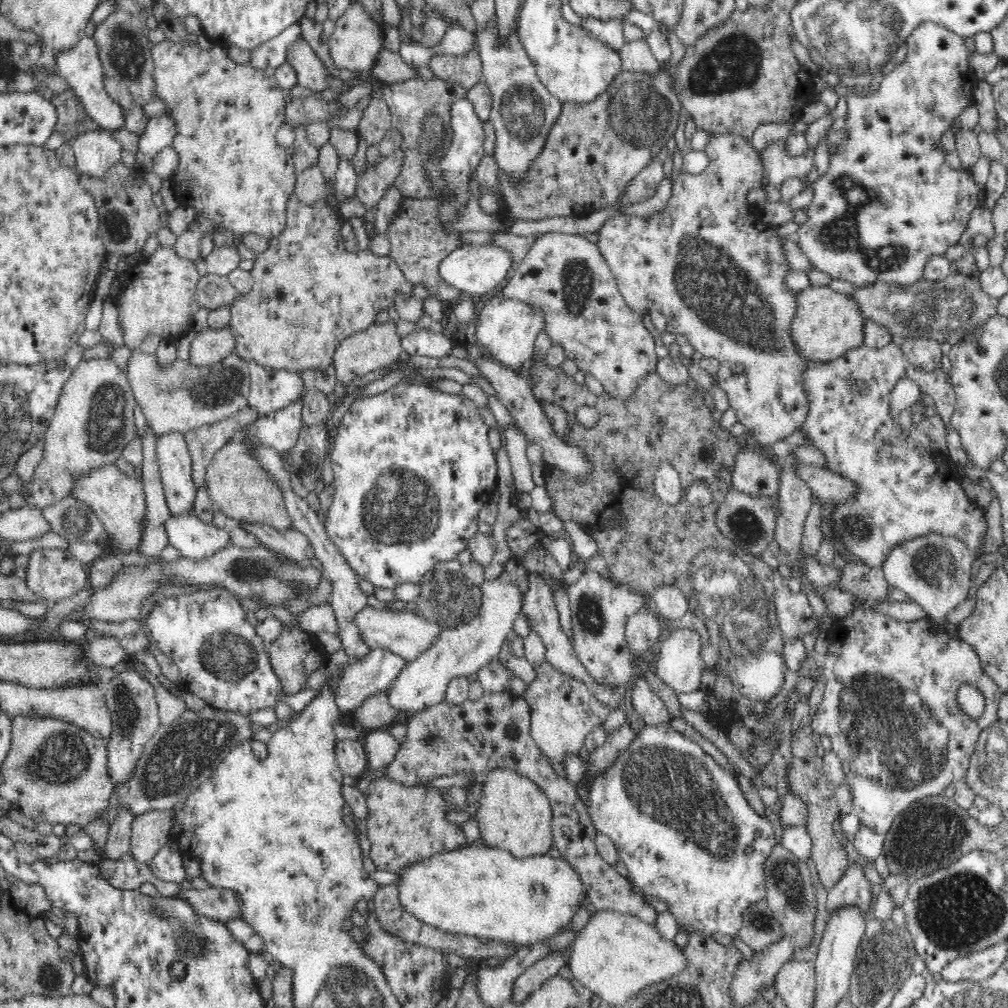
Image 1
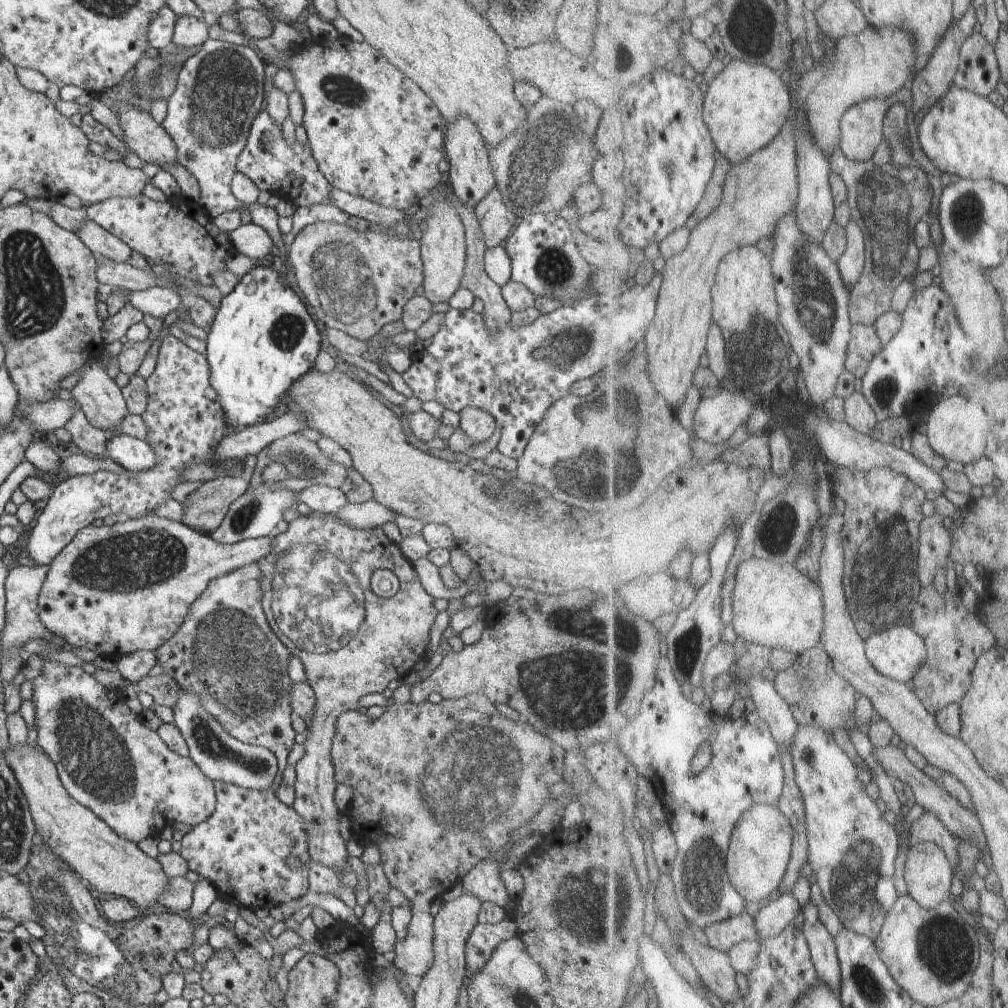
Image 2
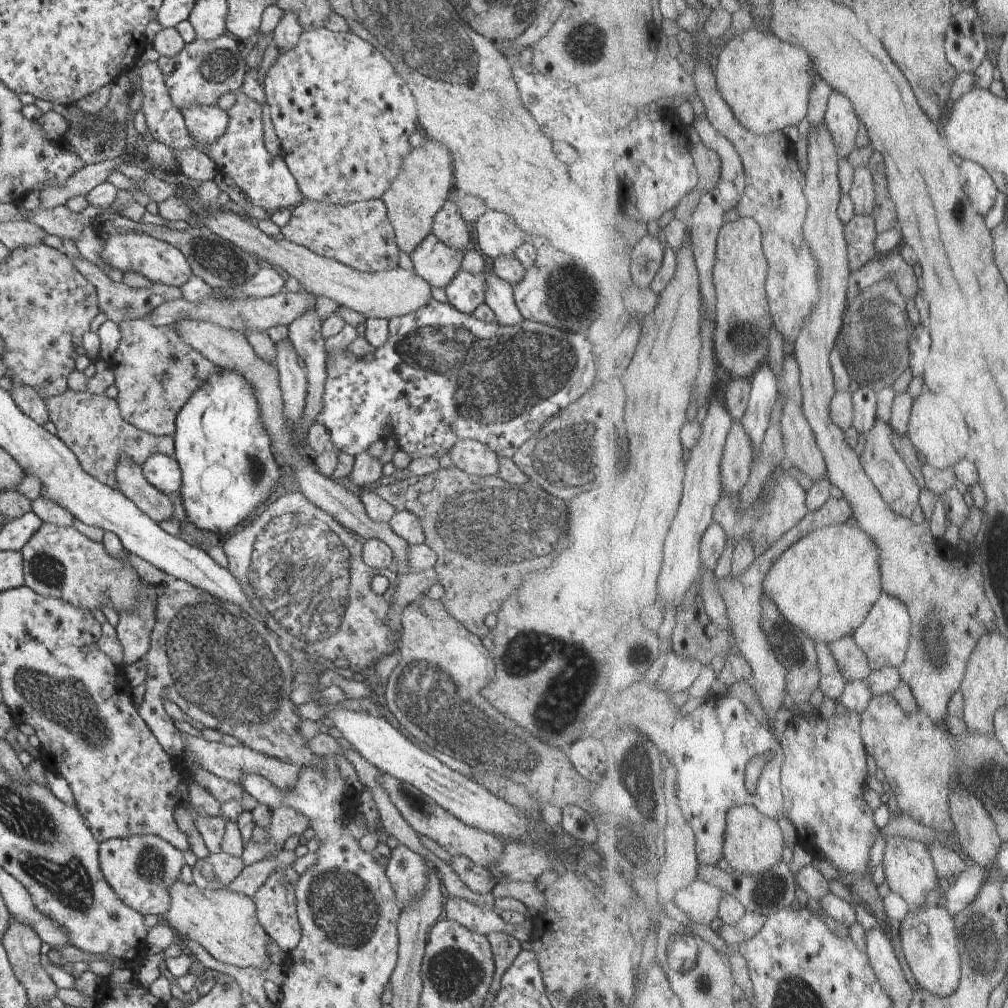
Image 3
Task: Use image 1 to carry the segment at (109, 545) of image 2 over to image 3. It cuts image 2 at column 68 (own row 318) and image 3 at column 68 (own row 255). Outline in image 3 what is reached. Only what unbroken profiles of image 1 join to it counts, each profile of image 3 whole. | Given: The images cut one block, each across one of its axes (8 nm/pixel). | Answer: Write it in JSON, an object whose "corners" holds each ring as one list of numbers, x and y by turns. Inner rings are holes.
{"corners":[[44,523,19,551,23,561,23,585,28,586,38,595,63,599,85,611,91,612,93,609,101,609,103,605,108,605,118,614,120,611,131,613,137,607,137,582,142,579,128,560,130,553,126,550,124,552,126,556,118,560,107,554,103,542,90,540,73,526,58,527,51,523]]}

